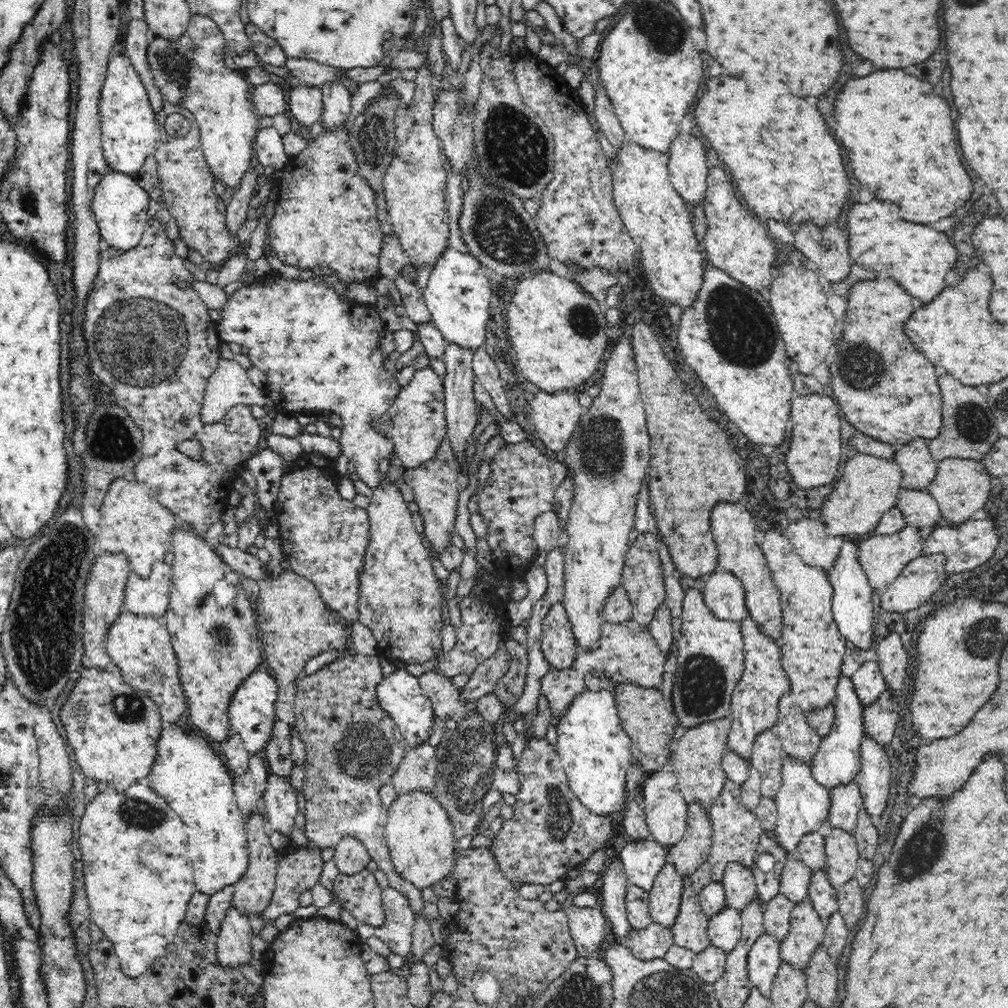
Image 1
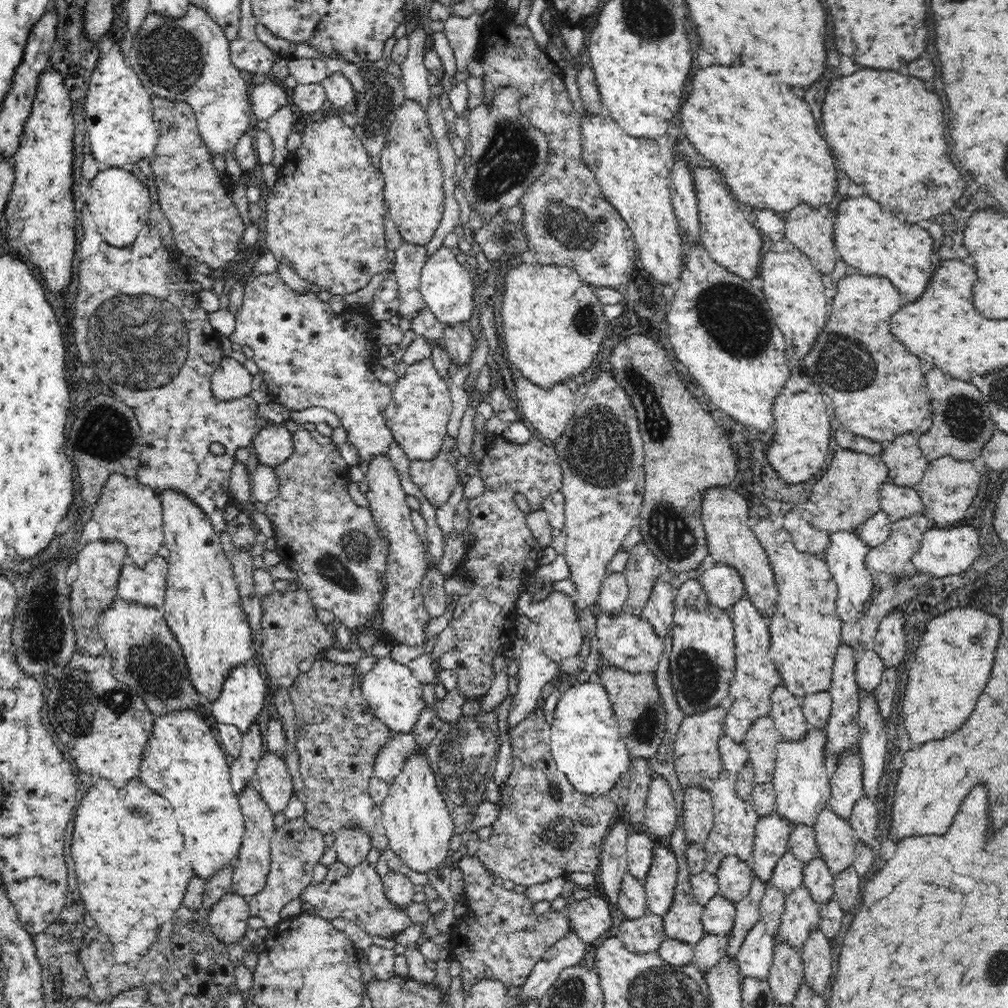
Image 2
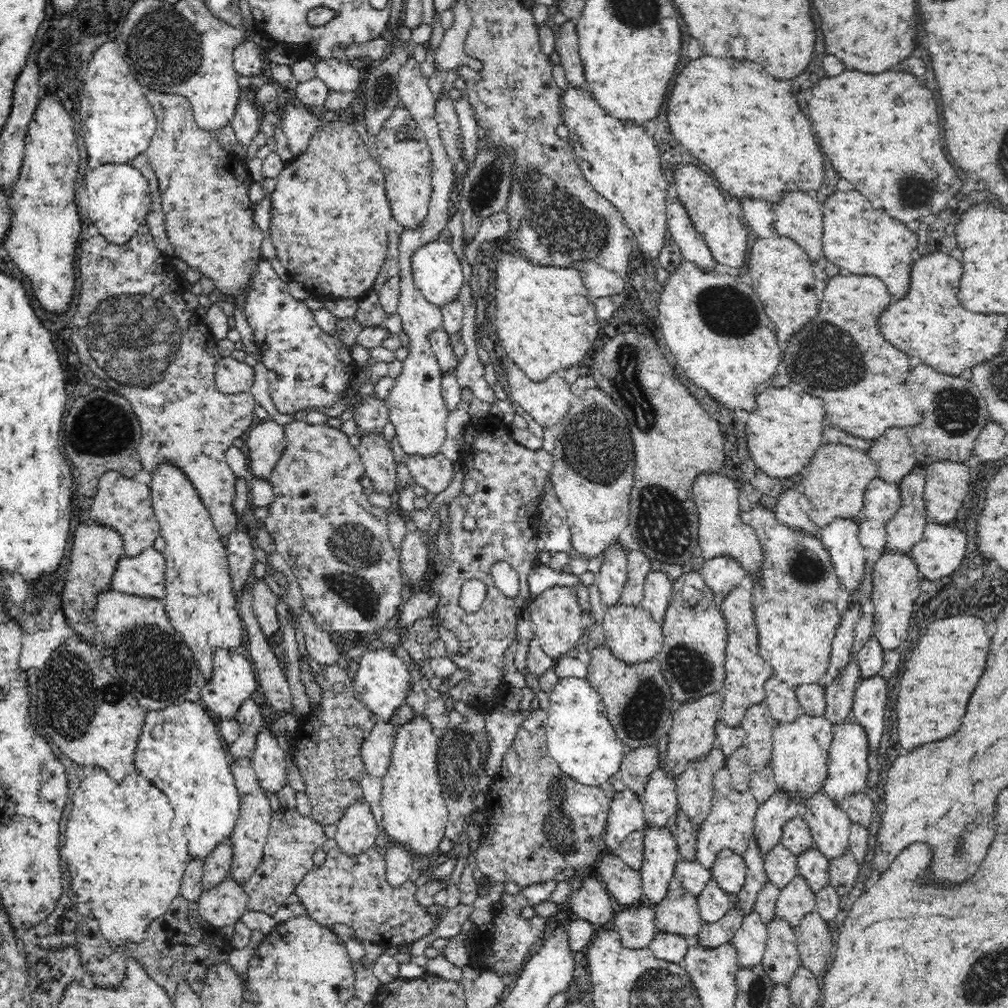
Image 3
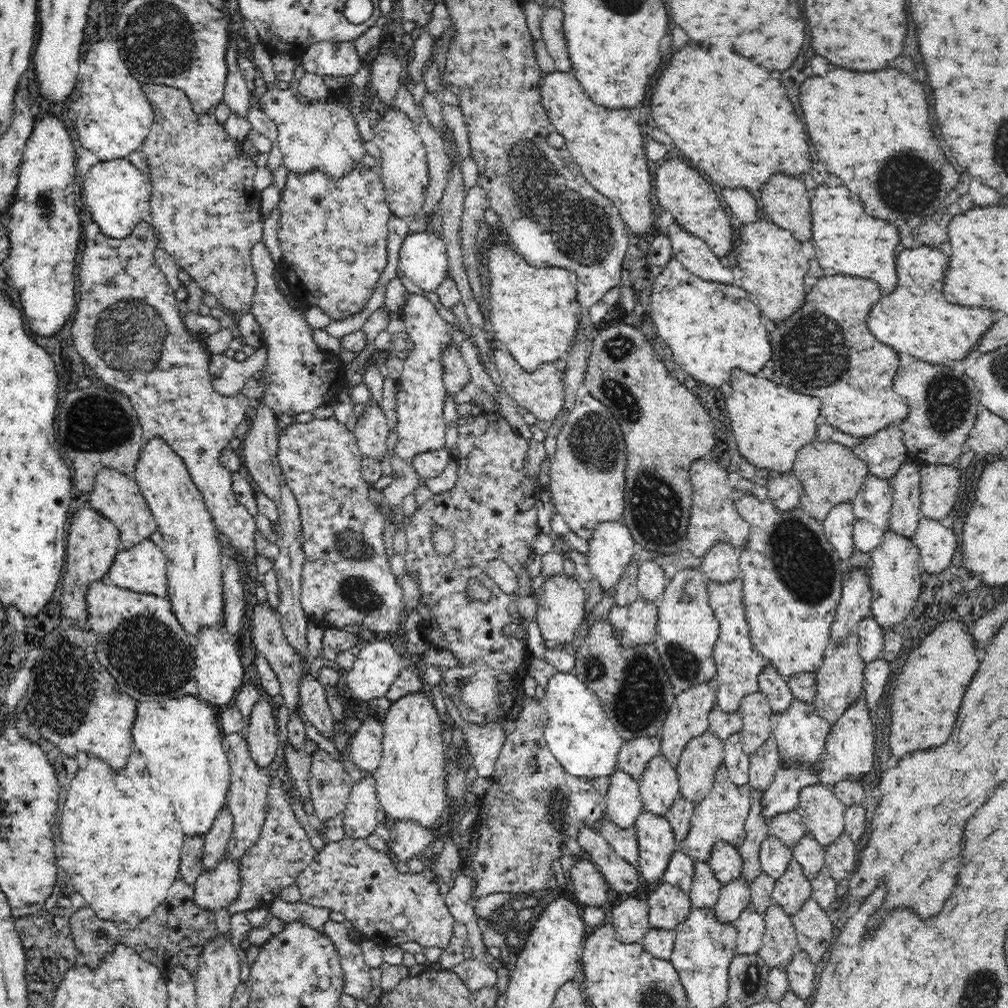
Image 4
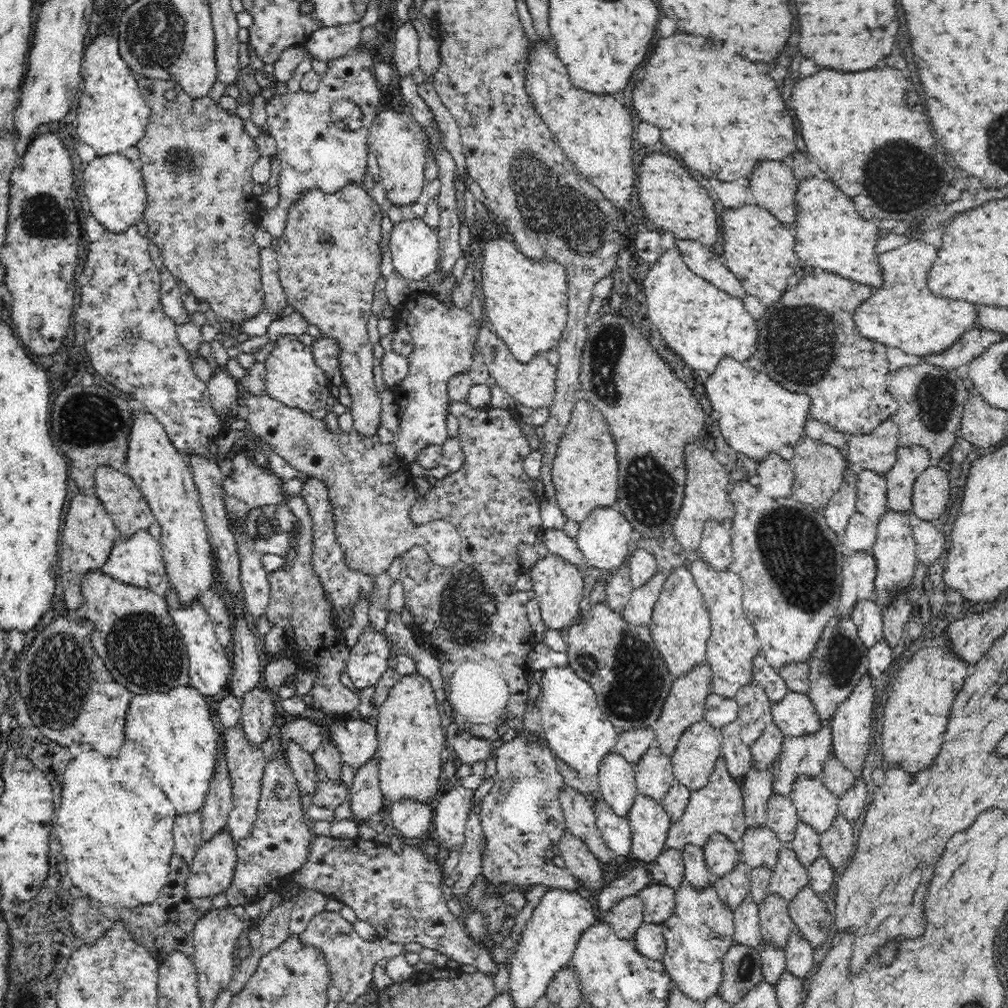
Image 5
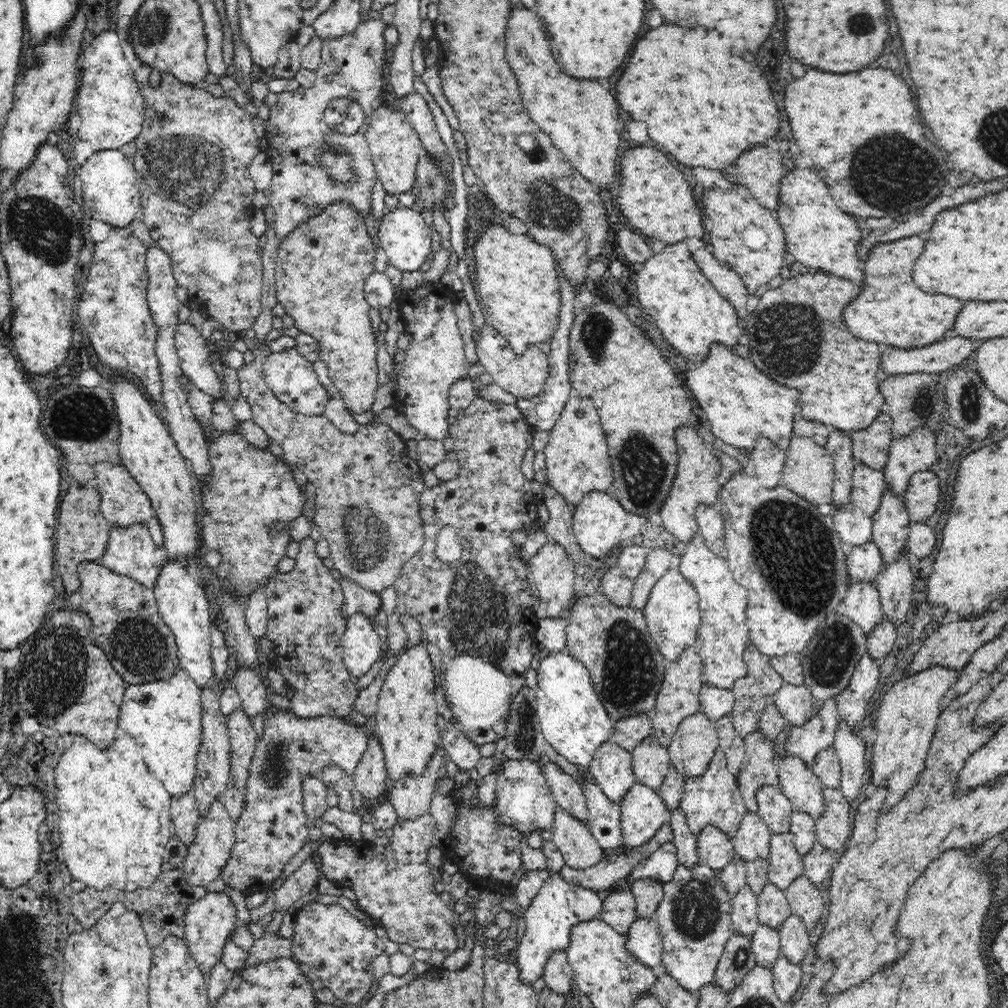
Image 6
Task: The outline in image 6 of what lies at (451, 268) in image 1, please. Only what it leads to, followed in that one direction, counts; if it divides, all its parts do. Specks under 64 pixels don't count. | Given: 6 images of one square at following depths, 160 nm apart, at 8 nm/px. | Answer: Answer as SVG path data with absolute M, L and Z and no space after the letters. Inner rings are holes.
M397 205L392 210L387 210L381 218L378 228L381 246L389 259L389 265L402 272L414 272L424 269L432 257L432 231L426 224L420 210L415 207L408 208Z

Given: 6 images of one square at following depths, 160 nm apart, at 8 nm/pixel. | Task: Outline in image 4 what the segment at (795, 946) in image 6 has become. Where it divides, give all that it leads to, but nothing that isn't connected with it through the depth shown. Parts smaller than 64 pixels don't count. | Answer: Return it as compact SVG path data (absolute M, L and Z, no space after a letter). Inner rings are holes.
M804 950L795 952L785 970L791 991L802 1000L810 998L815 988L816 968L810 957L808 957L808 953Z

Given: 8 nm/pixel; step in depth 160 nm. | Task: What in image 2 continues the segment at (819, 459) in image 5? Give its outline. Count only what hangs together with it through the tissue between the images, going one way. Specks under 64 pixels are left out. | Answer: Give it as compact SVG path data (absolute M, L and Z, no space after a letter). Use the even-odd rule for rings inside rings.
M840 449L834 454L825 476L814 484L810 500L816 505L819 516L814 524L820 531L832 534L836 531L857 531L866 520L880 511L880 488L889 483L886 464L880 455L871 456Z

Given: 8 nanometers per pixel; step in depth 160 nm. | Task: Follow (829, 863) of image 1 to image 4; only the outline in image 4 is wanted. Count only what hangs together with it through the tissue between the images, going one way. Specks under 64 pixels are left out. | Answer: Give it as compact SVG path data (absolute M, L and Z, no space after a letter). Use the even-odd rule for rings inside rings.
M820 782L800 790L796 810L800 812L807 832L824 847L836 842L836 838L845 832L846 806Z

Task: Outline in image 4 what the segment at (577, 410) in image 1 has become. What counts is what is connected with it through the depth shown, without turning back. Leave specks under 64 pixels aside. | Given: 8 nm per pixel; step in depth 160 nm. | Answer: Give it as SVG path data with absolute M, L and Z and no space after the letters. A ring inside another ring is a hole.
M496 348L492 364L499 372L501 386L514 402L529 410L538 420L548 422L548 420L556 419L564 404L564 385L562 385L563 372L558 370L554 363L542 363L538 370L527 371L515 361L508 350Z

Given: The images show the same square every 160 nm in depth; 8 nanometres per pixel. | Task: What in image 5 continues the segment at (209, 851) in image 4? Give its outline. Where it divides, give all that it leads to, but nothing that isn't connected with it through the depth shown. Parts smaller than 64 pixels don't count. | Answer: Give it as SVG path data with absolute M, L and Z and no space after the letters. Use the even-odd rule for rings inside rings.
M210 711L210 720L214 723L216 733L219 734L218 764L214 768L214 774L208 782L208 791L206 800L204 800L201 813L202 819L202 838L203 842L207 839L214 838L227 826L228 816L233 806L233 792L227 762L225 761L224 737L222 737L223 726L221 719L216 713Z

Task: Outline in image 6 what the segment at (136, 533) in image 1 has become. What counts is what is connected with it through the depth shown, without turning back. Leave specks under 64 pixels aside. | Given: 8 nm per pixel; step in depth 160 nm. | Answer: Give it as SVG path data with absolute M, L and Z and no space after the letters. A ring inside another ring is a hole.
M110 463L95 465L95 480L93 483L100 494L100 510L106 521L112 527L130 527L135 523L146 524L156 518L155 510L142 488L135 482L135 478L122 465L112 466Z

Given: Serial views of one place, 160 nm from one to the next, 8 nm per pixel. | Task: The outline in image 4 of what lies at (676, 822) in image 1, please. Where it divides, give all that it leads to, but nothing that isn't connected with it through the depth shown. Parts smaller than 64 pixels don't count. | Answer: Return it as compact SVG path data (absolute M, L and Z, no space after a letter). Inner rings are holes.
M658 754L646 764L639 793L643 808L661 816L665 816L674 800L680 798L676 769L664 755Z

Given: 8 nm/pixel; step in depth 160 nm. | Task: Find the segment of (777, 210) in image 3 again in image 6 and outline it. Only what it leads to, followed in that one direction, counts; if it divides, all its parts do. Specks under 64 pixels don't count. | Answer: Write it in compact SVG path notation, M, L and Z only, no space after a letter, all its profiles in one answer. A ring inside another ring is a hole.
M756 146L748 148L735 163L738 168L736 179L762 206L771 211L778 208L778 186L788 170L784 170L780 152Z

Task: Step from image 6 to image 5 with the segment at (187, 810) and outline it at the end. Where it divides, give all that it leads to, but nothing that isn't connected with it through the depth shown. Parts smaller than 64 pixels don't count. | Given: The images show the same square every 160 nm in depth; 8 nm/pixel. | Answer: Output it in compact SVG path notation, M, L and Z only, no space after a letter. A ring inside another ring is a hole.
M200 811L190 812L190 814L178 814L172 826L173 839L175 842L175 853L180 854L184 862L191 864L196 850L203 842L202 819Z

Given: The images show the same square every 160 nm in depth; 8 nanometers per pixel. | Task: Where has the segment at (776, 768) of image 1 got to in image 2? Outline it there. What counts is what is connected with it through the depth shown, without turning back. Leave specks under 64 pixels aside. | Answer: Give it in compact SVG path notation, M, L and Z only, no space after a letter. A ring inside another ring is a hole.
M769 715L762 716L748 728L743 740L754 767L756 782L772 782L775 770L776 746L782 739Z

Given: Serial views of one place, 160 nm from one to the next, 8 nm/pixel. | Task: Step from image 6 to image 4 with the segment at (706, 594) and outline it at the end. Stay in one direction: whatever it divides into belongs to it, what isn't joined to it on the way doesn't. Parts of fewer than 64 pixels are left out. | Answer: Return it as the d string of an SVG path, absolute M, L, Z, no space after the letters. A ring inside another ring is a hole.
M707 580L709 606L718 619L718 638L714 642L714 662L716 665L714 680L718 683L716 705L725 712L738 711L740 702L746 694L759 691L758 674L769 666L766 657L758 653L750 638L750 627L742 606L742 581L711 582Z

